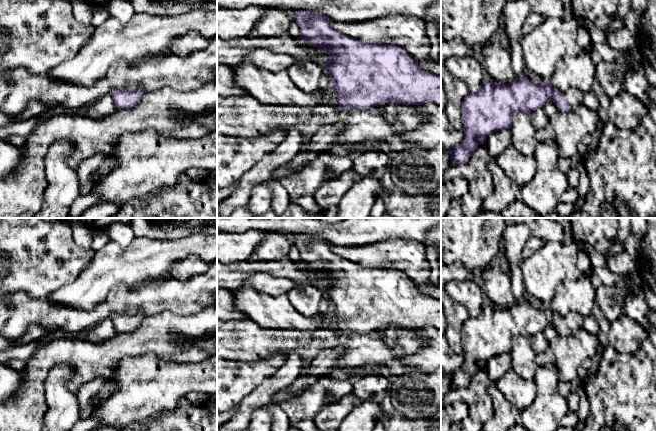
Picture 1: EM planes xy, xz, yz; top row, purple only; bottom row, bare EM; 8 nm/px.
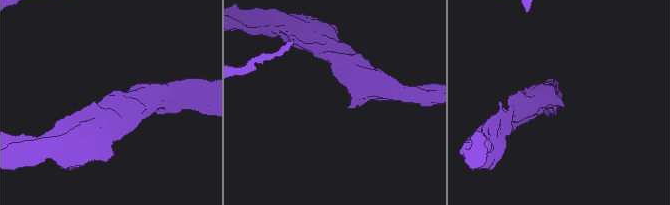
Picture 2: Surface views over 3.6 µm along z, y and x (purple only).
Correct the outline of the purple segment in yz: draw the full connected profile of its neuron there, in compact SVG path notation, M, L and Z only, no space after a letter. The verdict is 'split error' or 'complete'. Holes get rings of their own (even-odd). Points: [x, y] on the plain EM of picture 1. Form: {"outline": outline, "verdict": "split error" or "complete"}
{"outline": "M528 301L516 302L506 309L482 305L476 317L463 324L464 363L450 374L451 390L466 387L479 368L493 356L510 353L516 335L531 337L552 325L559 335L569 336L583 328L585 317L571 312L562 317L546 306L534 308Z", "verdict": "split error"}

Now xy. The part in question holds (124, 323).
{"outline": "M118 313L110 317L118 334L135 331L145 317L140 314Z", "verdict": "complete"}

